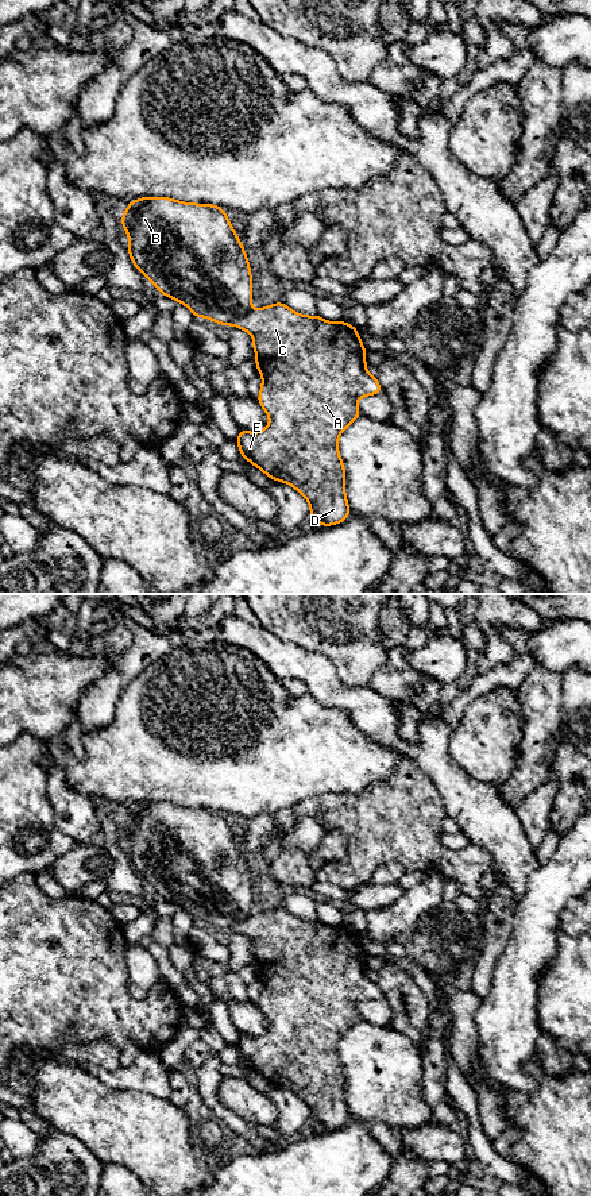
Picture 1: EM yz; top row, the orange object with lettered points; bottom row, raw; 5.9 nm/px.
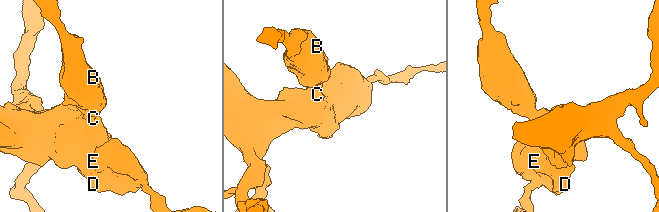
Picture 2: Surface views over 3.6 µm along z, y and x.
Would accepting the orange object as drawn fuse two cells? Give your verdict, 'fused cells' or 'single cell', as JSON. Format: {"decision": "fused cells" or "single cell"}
{"decision": "fused cells"}

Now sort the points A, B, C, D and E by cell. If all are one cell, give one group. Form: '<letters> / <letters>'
A C D E / B

